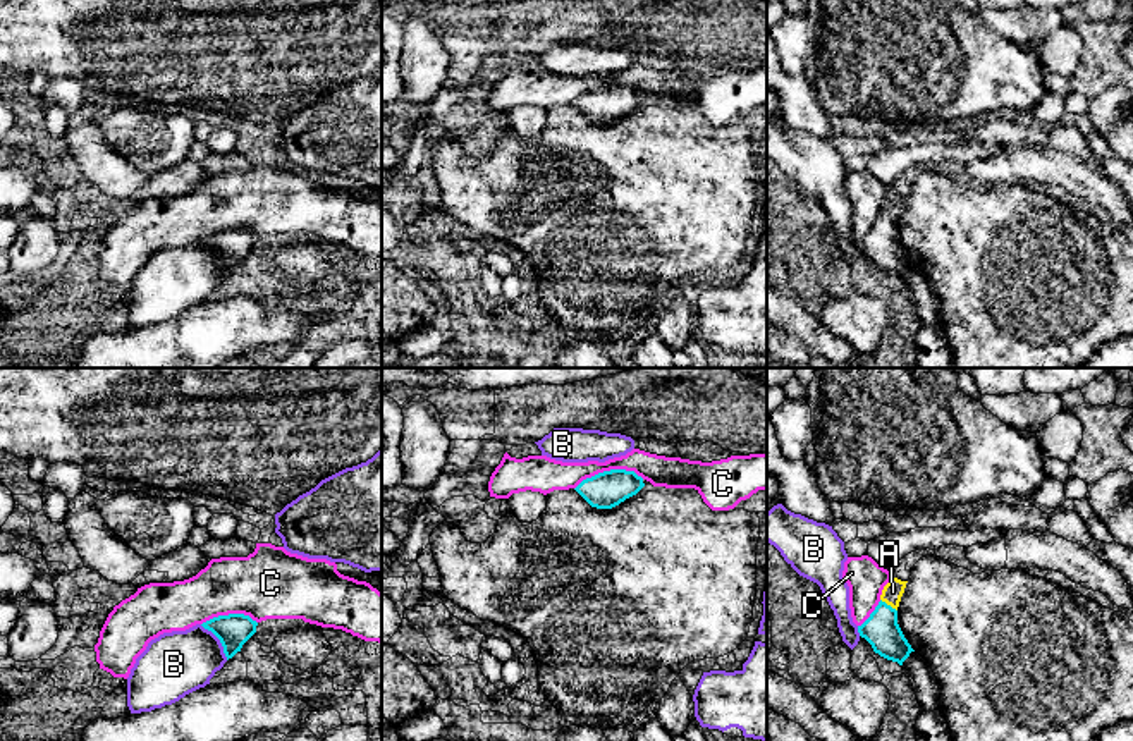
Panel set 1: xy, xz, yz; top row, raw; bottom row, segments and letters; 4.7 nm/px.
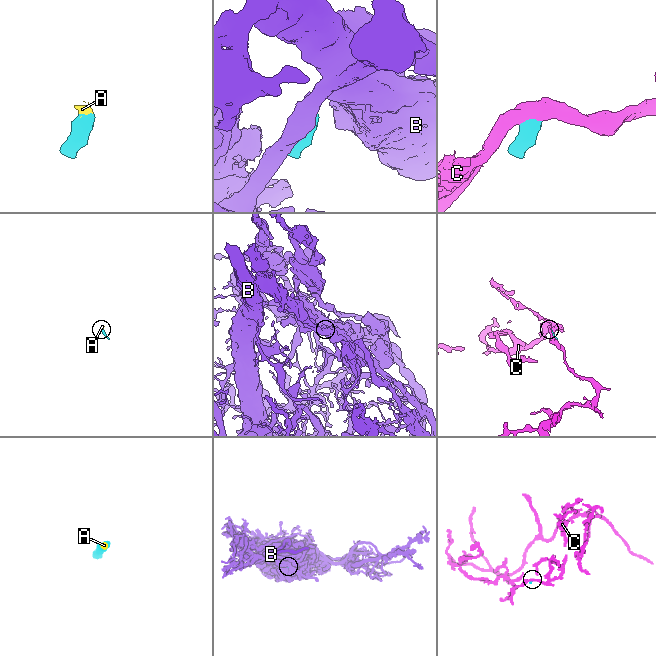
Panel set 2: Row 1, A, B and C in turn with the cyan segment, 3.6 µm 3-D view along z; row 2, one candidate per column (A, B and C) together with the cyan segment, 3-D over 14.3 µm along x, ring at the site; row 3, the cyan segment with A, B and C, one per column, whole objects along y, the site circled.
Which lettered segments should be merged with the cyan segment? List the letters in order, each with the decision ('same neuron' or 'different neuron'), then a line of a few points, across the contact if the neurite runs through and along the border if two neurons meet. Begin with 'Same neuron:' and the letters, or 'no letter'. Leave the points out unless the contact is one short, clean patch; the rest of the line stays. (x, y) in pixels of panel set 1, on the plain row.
Same neuron: A
A: same neuron; line yz (881, 244), (889, 220), (893, 207)
B: different neuron
C: different neuron; line xz (643, 93), (633, 86), (604, 85), (587, 91), (575, 104)

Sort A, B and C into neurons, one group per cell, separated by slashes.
A / B / C

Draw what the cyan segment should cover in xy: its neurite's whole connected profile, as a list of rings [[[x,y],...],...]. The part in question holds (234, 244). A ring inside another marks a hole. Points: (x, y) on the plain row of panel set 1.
[[[244,229],[218,230],[201,239],[222,258],[224,268],[232,273],[242,260],[256,248],[258,237]]]

